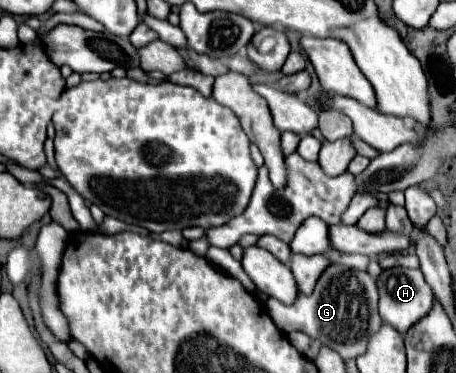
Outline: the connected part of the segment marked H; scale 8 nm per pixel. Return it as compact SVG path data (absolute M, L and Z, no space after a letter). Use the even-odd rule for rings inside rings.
M393 267L381 271L377 277L377 289L379 289L379 315L385 323L395 327L401 335L407 333L407 329L419 321L419 317L427 315L433 305L433 293L427 285L423 273L419 269L405 269L405 267Z

